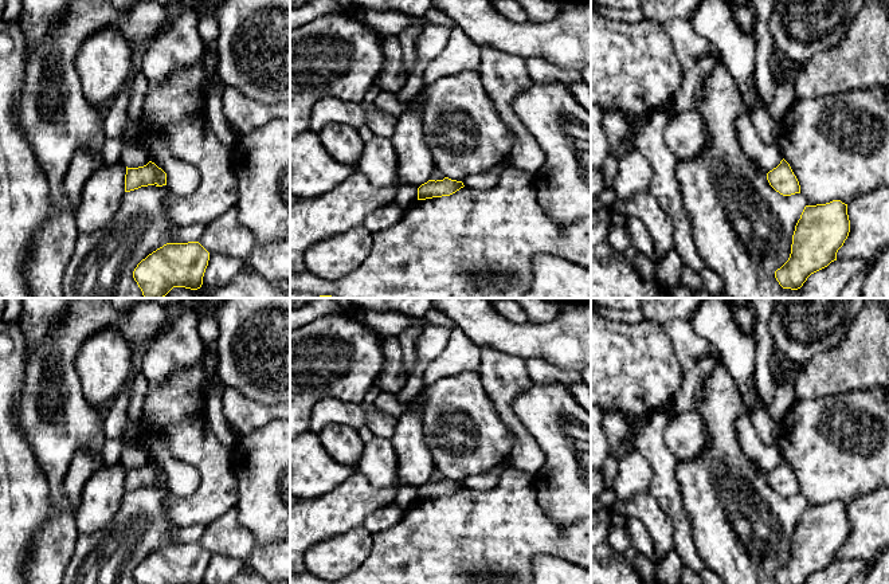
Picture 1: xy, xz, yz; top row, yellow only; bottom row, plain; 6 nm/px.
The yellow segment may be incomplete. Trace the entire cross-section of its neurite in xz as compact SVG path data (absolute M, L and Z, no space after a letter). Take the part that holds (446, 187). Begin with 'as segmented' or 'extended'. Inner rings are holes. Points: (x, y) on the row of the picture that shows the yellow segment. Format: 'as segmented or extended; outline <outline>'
as segmented; outline M444 177L443 180L428 180L418 188L418 200L450 196L463 188L462 181Z

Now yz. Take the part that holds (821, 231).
as segmented; outline M833 200L826 204L806 205L792 235L788 260L775 271L775 278L783 289L798 290L807 278L837 260L837 252L850 232L847 204Z

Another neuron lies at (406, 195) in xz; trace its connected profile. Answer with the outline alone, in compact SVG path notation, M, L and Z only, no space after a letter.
M399 185L396 187L395 204L406 212L418 200L416 185Z

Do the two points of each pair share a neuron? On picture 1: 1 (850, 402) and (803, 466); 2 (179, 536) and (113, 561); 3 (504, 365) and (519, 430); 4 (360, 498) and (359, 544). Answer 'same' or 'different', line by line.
1: same
2: same
3: same
4: different

